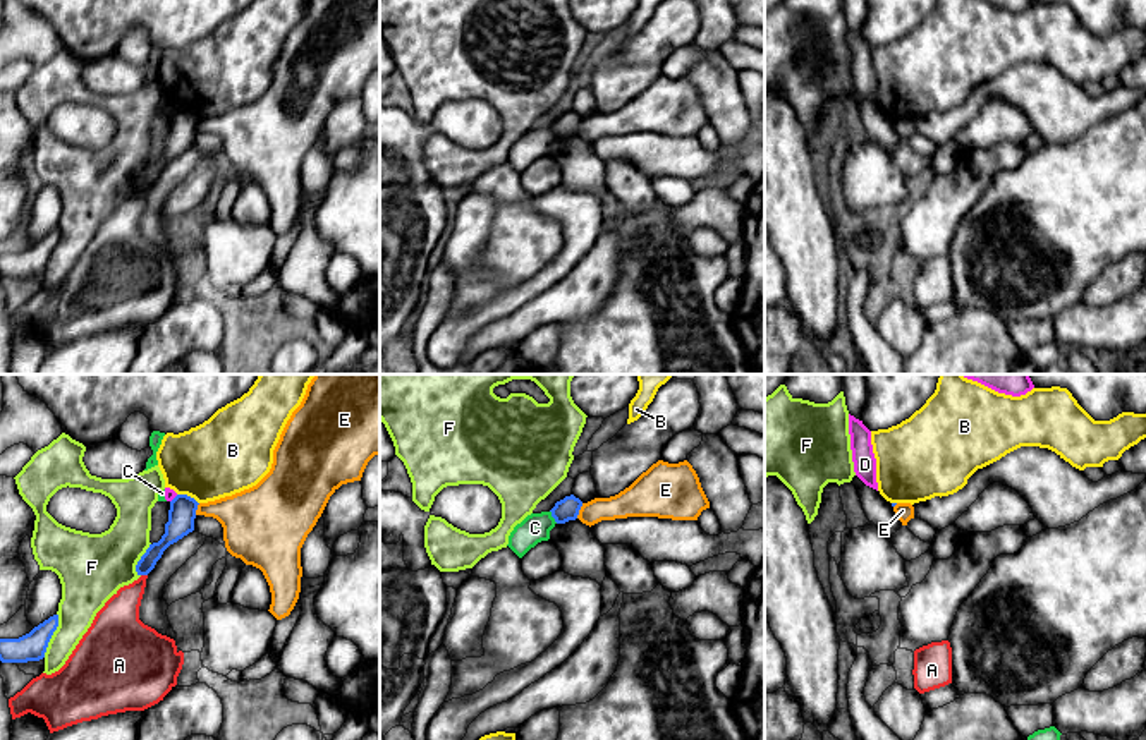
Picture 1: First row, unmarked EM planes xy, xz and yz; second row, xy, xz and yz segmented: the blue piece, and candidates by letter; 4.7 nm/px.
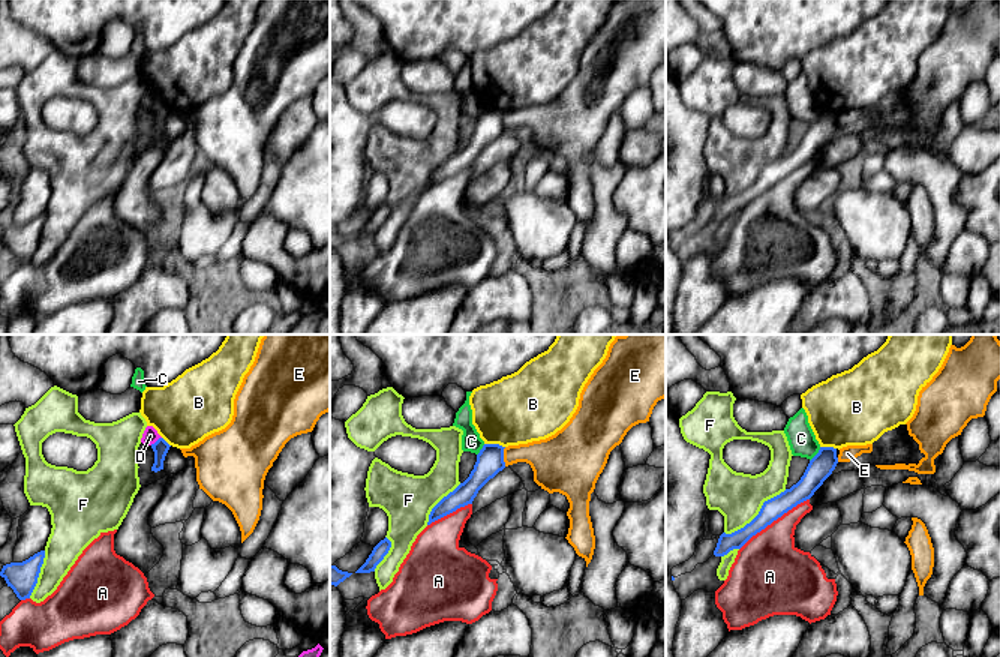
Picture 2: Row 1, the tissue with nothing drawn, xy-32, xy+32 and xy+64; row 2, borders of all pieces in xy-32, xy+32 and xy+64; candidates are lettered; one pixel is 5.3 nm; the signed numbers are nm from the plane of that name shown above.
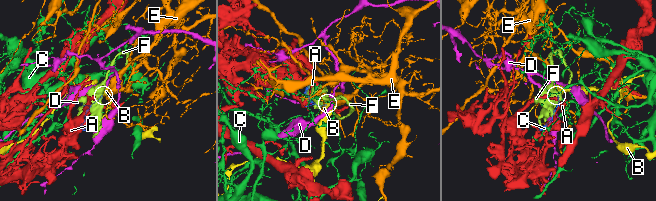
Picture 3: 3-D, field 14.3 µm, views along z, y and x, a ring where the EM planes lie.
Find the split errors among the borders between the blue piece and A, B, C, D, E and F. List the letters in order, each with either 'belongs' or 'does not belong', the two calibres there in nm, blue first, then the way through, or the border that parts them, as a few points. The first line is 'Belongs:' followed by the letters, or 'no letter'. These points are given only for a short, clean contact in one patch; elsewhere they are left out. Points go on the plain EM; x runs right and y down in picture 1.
Belongs: no letter
A: does not belong; calibres 100 and 190 nm
B: does not belong; calibres 130 and 360 nm; border xy (177, 109), (186, 109), (198, 119)
C: does not belong; calibres 110 and 140 nm; border xz (550, 126), (557, 138)
D: does not belong; calibres 130 and 50 nm; border xy (177, 110), (170, 117)
E: does not belong; calibres 110 and 140 nm; border xz (583, 119), (576, 133)
F: does not belong; calibres 130 and 220 nm

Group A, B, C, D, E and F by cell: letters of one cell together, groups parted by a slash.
A / B / C / D / E / F

